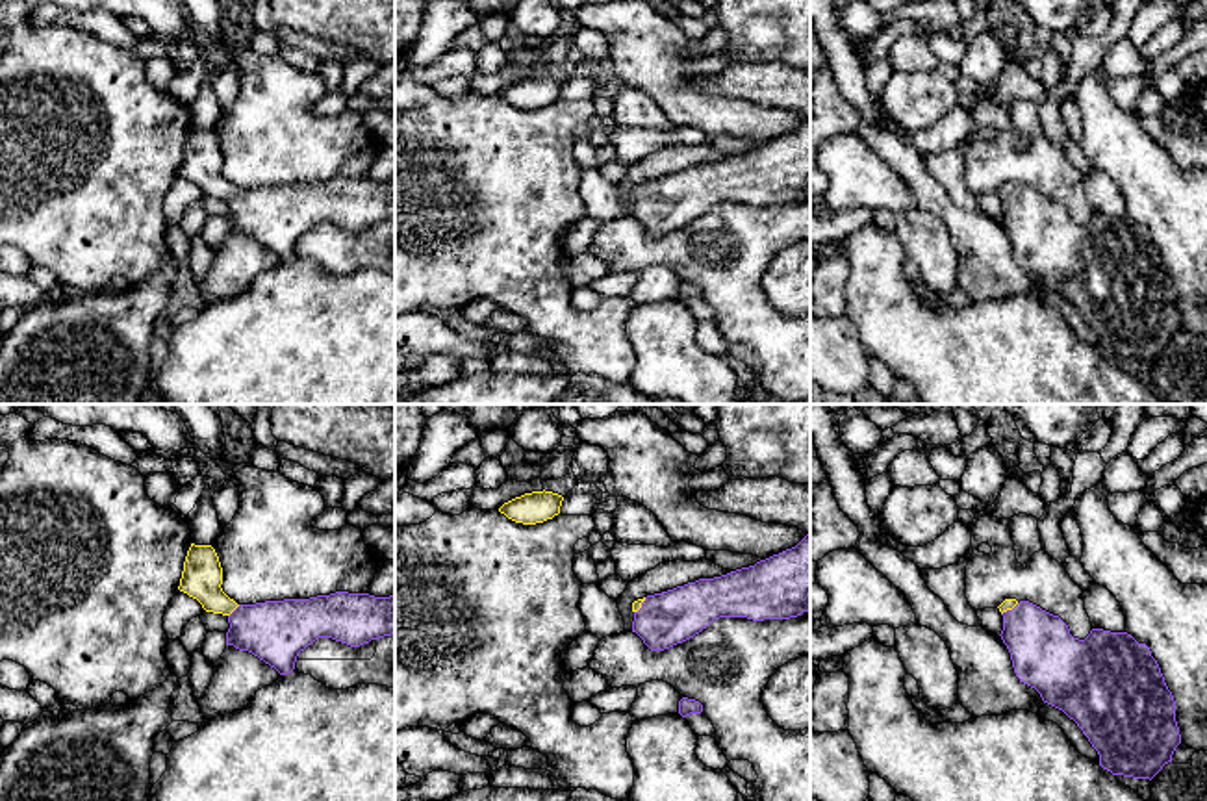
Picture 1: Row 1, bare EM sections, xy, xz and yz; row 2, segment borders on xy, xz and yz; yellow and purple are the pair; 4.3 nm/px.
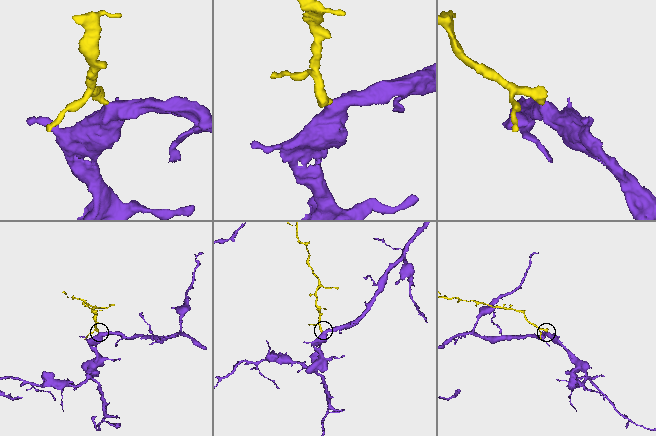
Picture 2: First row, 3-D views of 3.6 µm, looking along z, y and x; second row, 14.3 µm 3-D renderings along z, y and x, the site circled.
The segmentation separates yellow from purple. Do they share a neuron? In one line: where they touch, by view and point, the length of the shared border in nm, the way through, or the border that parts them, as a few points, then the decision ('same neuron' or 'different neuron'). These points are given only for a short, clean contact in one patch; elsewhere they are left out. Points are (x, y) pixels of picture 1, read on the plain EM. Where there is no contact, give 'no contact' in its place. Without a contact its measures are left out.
contact xy (234, 193); length 80 nm; way xy (201, 164), (234, 193), (253, 212), (275, 216); same neuron

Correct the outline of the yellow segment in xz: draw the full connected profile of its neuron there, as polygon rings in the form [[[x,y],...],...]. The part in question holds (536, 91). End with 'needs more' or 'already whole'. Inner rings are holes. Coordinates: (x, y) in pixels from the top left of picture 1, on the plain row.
[[[532,76],[504,87],[499,96],[523,109],[536,109],[560,98],[564,82],[553,76]]] | already whole

